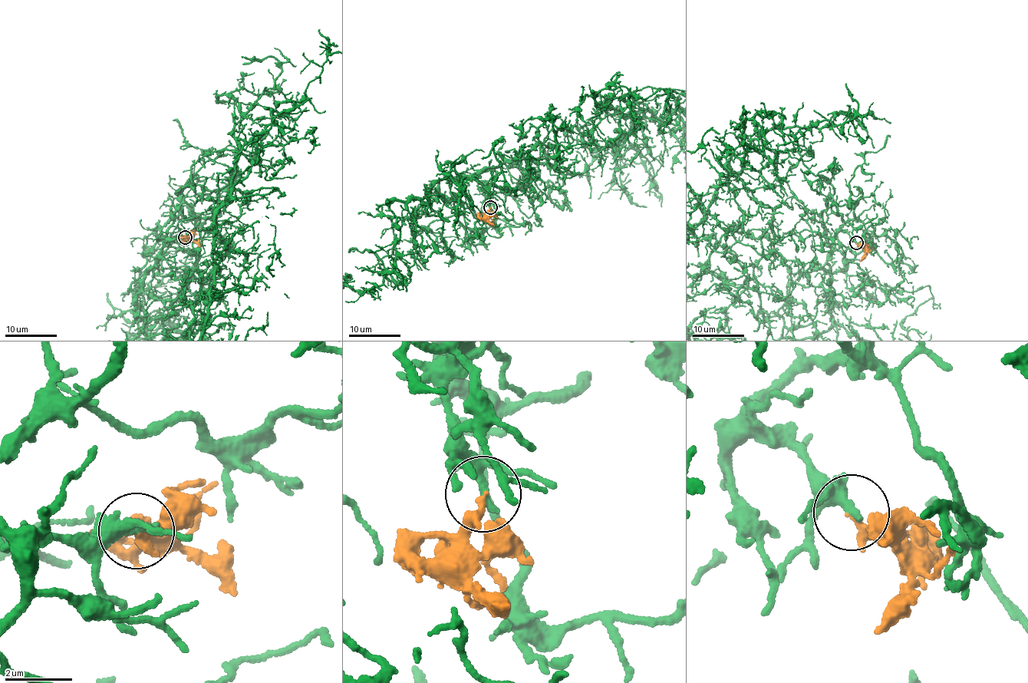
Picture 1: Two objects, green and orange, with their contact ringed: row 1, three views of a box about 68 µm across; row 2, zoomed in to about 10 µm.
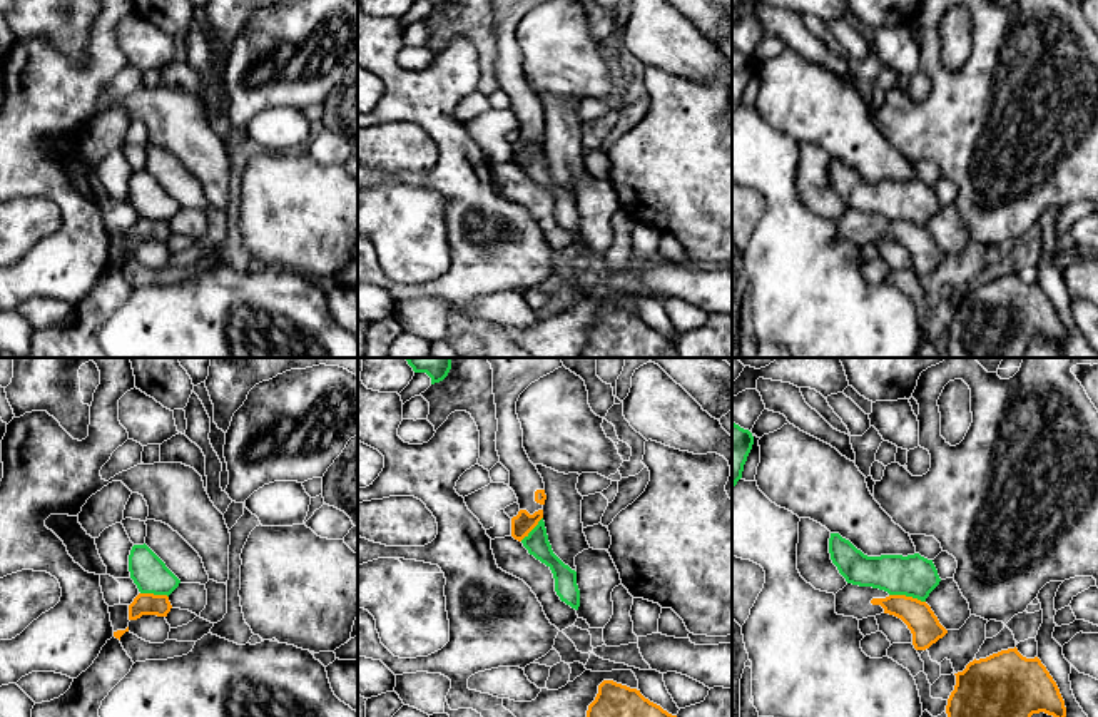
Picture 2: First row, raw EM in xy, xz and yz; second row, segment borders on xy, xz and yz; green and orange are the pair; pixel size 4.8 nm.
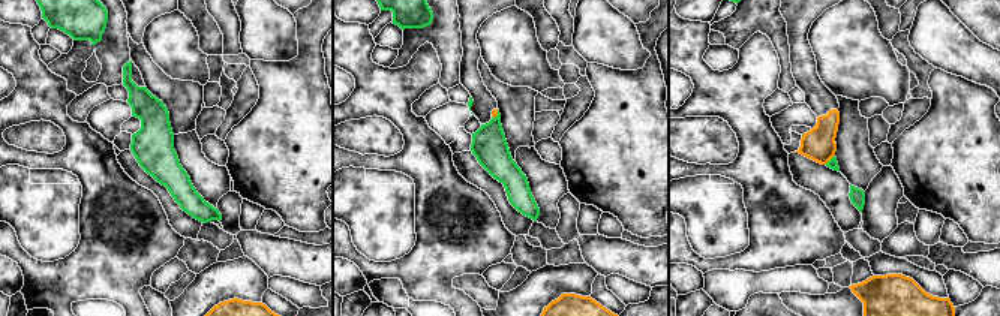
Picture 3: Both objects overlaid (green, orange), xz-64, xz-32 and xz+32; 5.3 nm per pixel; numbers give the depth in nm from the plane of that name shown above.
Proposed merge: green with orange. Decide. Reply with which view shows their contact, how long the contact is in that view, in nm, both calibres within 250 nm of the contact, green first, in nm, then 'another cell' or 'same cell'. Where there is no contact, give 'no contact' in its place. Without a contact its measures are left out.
yz | 180 nm | 200/140 nm | another cell

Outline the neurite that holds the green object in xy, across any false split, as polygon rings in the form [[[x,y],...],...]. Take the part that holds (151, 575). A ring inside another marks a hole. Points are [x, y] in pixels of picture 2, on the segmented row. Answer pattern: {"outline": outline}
{"outline": [[[145,543],[132,547],[129,555],[129,572],[140,593],[169,597],[180,583]]]}

